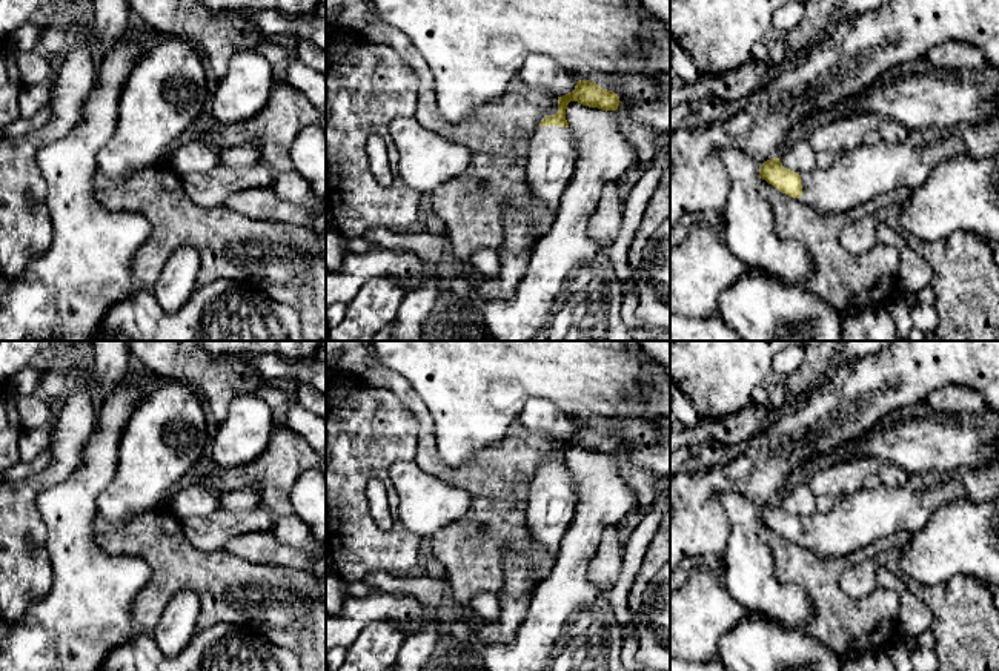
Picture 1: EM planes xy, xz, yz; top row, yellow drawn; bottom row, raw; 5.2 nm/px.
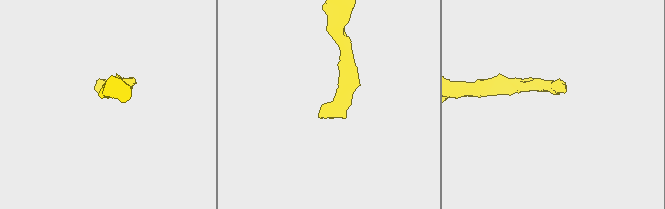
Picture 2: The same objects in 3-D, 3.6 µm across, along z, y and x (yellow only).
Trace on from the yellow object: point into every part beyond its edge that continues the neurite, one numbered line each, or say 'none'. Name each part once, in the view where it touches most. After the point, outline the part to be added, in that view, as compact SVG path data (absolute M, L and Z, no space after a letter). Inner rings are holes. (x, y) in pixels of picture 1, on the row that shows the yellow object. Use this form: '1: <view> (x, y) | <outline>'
1: xz (550, 165) | M539 126L530 138L526 178L532 193L553 215L559 198L573 178L578 150L573 134L563 126Z

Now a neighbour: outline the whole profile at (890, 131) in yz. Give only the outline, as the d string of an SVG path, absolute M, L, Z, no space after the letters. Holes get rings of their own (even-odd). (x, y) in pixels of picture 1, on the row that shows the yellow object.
M881 118L878 132L882 137L882 141L887 141L887 143L904 141L908 135L908 129L891 118Z

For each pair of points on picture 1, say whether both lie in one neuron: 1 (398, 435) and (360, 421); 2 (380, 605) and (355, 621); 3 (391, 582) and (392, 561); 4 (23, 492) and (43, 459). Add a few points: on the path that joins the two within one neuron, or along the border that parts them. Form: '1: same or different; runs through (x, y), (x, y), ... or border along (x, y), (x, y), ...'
1: same; runs through (389, 432), (369, 429)
2: same; runs through (374, 608), (361, 614)
3: different; border along (401, 575), (371, 573), (363, 581)
4: different; border along (53, 442), (49, 462), (39, 472), (16, 481)

